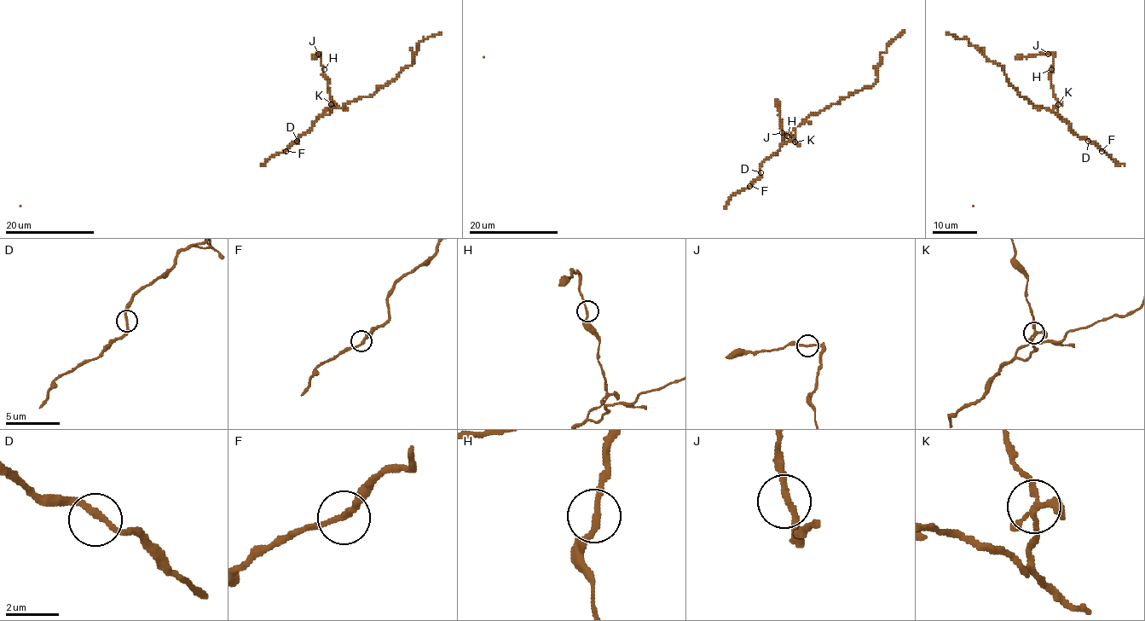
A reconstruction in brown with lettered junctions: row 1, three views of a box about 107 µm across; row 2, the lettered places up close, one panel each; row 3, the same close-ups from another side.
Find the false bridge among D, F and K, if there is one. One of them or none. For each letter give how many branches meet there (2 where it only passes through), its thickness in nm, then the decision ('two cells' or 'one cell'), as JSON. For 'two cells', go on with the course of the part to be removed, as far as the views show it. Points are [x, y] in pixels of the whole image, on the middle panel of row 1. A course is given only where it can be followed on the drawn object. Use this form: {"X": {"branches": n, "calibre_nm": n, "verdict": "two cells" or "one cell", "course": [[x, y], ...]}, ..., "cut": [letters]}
{"D": {"branches": 2, "calibre_nm": 200, "verdict": "one cell"}, "F": {"branches": 2, "calibre_nm": 220, "verdict": "one cell"}, "K": {"branches": 3, "calibre_nm": 180, "verdict": "two cells", "course": [[795, 142], [789, 133], [783, 137], [778, 102], [775, 99]]}, "cut": ["K"]}

